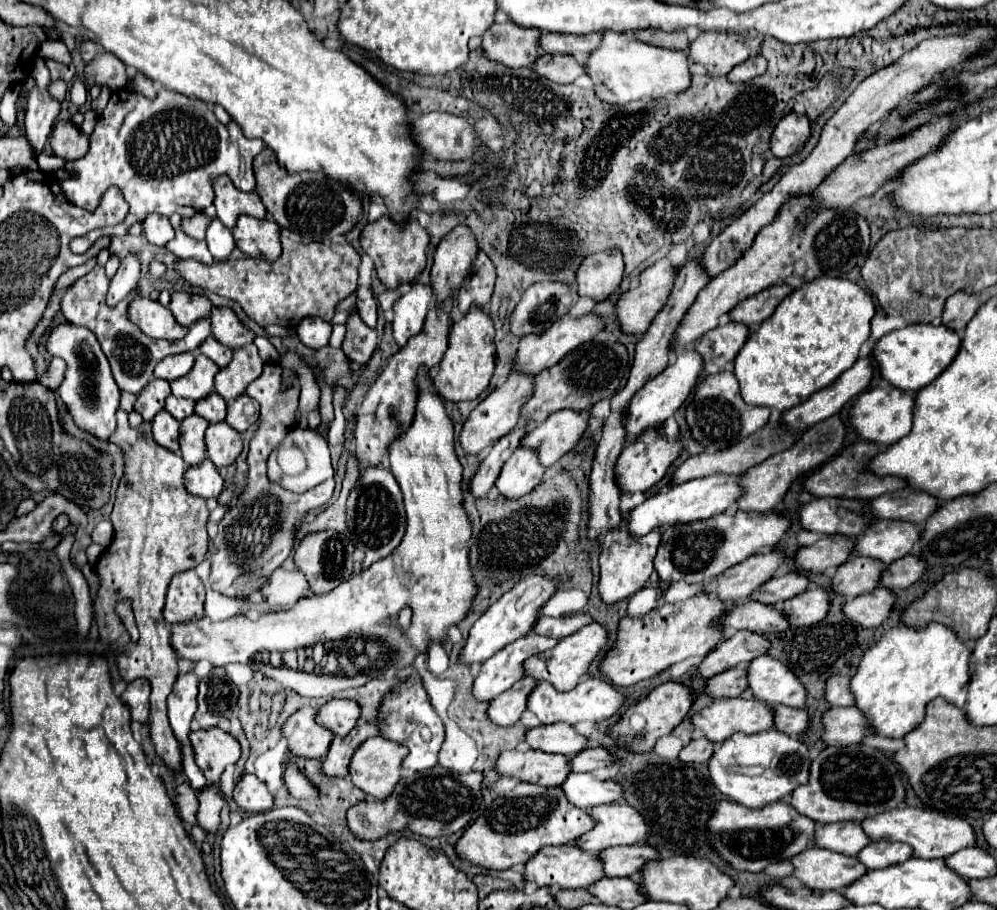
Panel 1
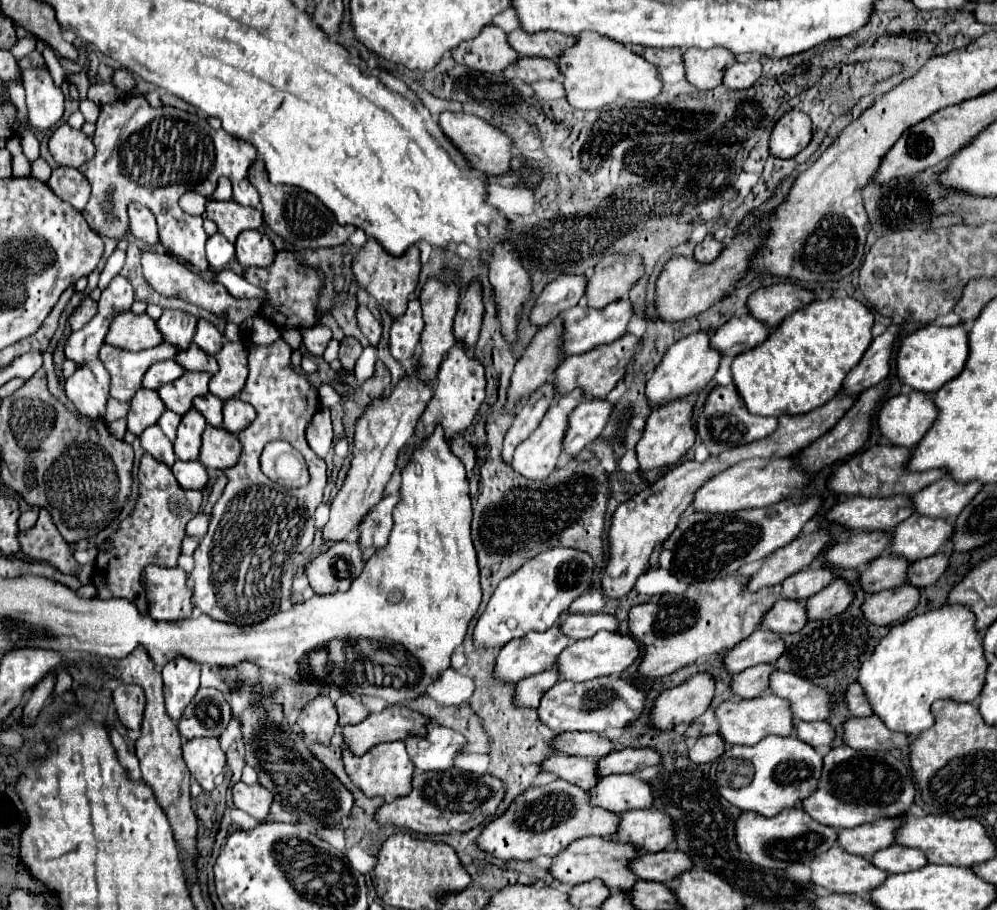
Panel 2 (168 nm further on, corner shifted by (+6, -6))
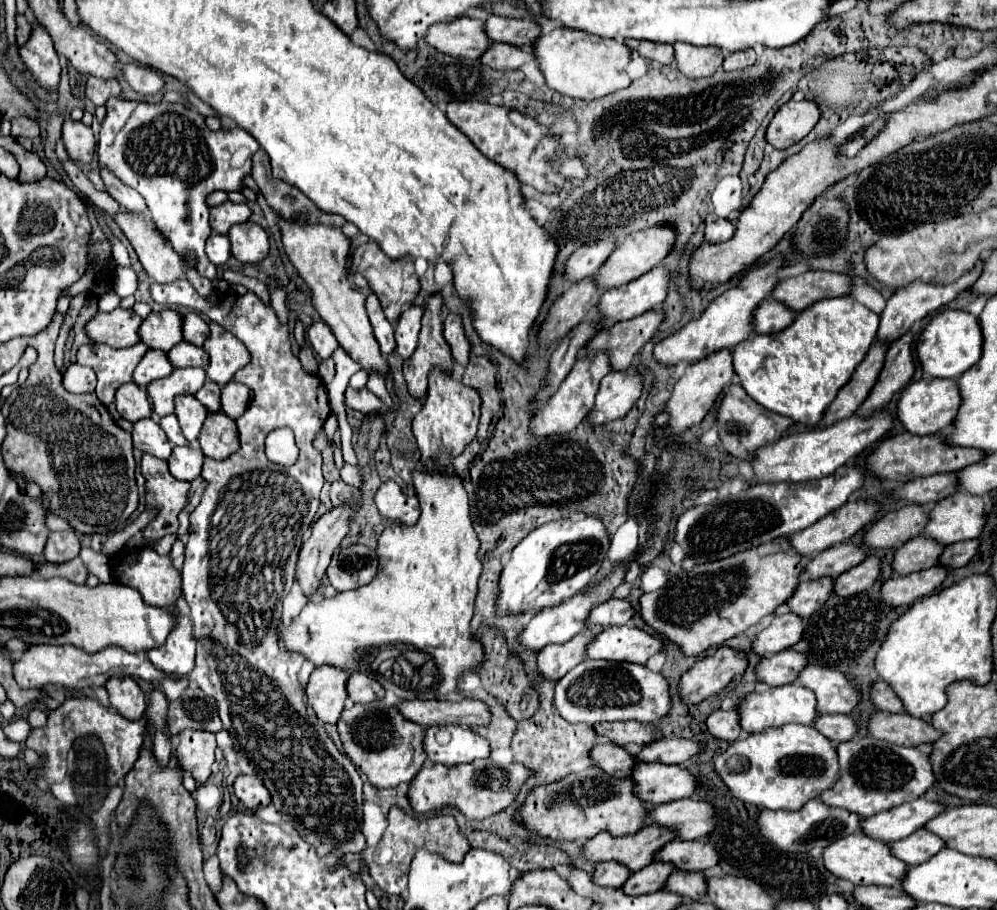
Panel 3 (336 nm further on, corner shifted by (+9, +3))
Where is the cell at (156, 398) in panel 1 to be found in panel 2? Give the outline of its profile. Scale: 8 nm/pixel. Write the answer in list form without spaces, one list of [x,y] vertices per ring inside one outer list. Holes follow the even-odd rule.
[[[140,389],[132,401],[128,411],[128,431],[134,435],[142,435],[142,431],[158,421],[158,417],[164,413],[164,403],[158,397],[156,391]]]

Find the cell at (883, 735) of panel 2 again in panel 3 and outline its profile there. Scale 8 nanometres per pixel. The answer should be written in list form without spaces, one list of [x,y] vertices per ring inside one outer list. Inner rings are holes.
[[[875,712],[869,722],[869,734],[901,746],[919,746],[939,738],[939,730],[935,730],[929,722],[909,714],[891,712]]]

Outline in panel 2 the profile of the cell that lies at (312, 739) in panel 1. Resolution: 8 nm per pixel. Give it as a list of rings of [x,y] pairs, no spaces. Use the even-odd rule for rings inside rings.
[[[318,695],[314,701],[306,703],[298,715],[294,729],[304,737],[314,737],[314,743],[330,745],[330,739],[336,729],[338,713],[334,709],[334,701]]]

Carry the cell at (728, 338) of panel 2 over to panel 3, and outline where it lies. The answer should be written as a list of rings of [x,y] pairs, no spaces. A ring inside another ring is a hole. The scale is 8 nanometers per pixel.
[[[767,298],[755,312],[755,318],[753,318],[755,332],[757,334],[779,332],[779,330],[787,328],[795,320],[795,316],[797,316],[797,312],[791,312],[791,308],[787,308],[787,304],[779,302],[775,298]]]

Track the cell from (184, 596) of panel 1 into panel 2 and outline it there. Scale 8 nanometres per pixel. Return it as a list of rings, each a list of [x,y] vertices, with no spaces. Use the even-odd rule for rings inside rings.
[[[150,565],[144,569],[144,589],[150,597],[150,617],[156,621],[180,621],[192,617],[192,591],[180,567],[164,569]]]

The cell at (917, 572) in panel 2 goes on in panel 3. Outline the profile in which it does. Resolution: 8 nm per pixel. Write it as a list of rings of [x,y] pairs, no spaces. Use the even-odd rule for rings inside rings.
[[[965,540],[965,542],[955,542],[945,546],[941,564],[949,566],[949,568],[961,568],[965,564],[969,564],[969,560],[979,552],[981,540]]]

